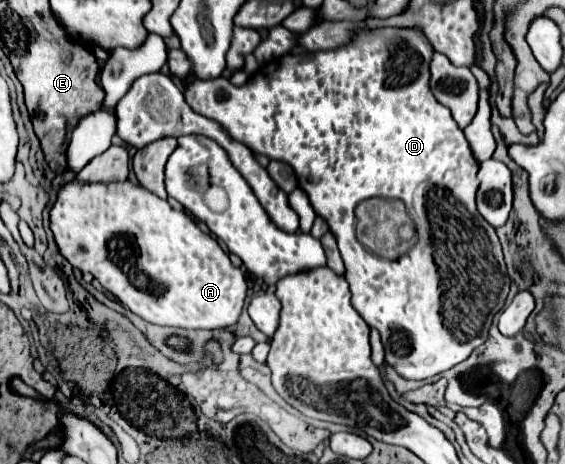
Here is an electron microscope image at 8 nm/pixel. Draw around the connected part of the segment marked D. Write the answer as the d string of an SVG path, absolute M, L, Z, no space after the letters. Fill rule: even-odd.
M377 27L377 29L355 31L355 35L349 43L345 43L333 51L315 51L315 53L277 57L277 59L265 63L263 71L257 71L255 77L251 77L251 81L243 87L235 87L227 79L219 77L219 79L211 79L211 81L189 79L185 83L185 89L183 89L185 101L195 113L219 121L229 131L229 135L233 139L237 139L239 143L245 143L255 153L265 155L267 159L279 159L279 161L289 163L293 167L293 171L299 179L299 187L307 193L315 213L327 221L331 233L335 235L335 239L339 243L339 251L341 251L341 257L345 263L345 279L347 279L349 289L351 289L351 305L365 319L365 323L369 327L373 327L381 333L381 341L385 347L385 363L389 363L403 379L411 379L411 381L423 381L423 379L435 377L435 375L455 367L457 363L465 361L473 349L477 349L481 343L485 343L487 331L491 325L491 315L495 315L495 311L503 307L503 301L505 301L507 291L509 291L509 275L505 269L505 261L503 261L503 253L501 253L501 245L499 245L499 239L495 235L495 229L477 213L477 207L475 207L475 191L479 187L479 181L477 181L479 165L477 165L477 161L469 149L469 143L467 143L463 131L453 121L449 109L445 105L439 105L437 99L433 97L431 89L429 89L431 57L433 57L433 47L419 27ZM369 197L401 199L405 203L405 207L409 207L409 213L415 221L417 243L407 253L407 257L401 257L395 261L381 259L381 257L373 255L371 251L367 251L357 241L353 207L361 199L369 199Z

